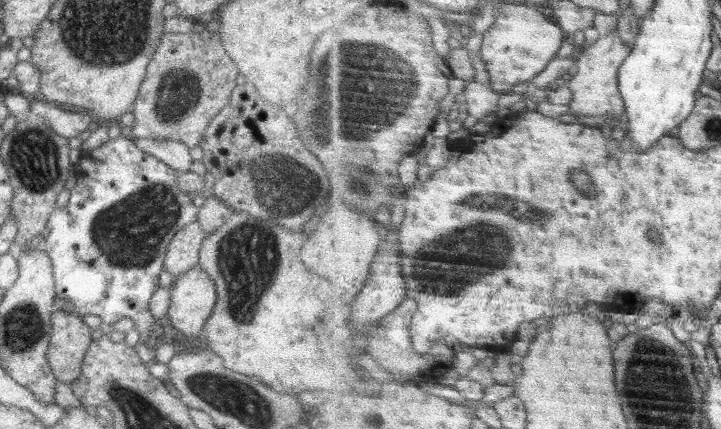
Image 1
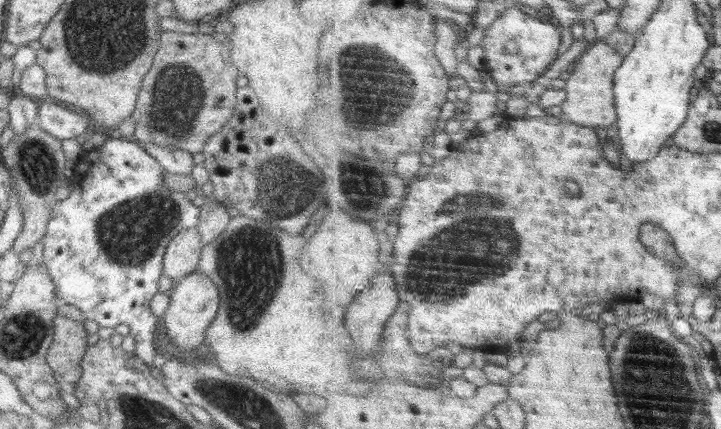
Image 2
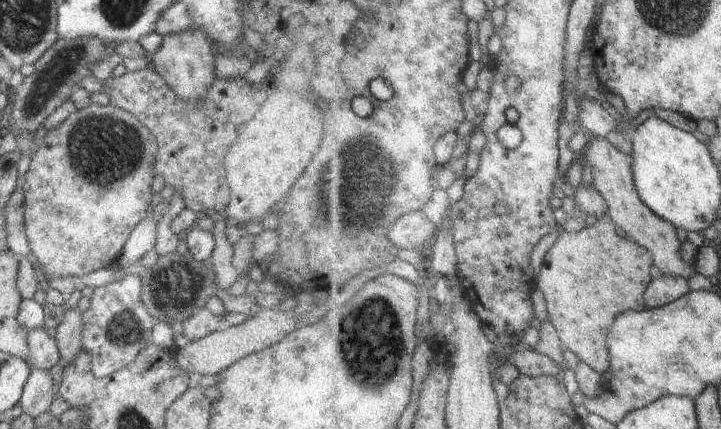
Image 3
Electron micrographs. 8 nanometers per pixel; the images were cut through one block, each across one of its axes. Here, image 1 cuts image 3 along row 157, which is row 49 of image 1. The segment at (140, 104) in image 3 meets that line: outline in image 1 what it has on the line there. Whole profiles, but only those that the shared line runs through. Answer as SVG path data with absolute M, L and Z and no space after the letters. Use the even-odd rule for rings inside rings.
M218 32L163 33L131 109L134 121L128 135L178 140L189 149L196 148L210 120L228 104L238 74Z

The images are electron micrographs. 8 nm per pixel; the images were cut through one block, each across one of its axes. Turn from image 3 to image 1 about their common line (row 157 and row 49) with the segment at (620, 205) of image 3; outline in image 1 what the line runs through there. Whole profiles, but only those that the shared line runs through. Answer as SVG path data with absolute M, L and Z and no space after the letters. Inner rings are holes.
M614 30L610 34L601 35L600 38L592 45L583 48L583 54L579 58L577 73L569 85L574 90L574 99L570 104L570 112L577 118L584 116L595 116L604 118L602 114L620 115L626 112L626 100L620 92L620 69L622 65L631 56L634 46L626 44L620 38L620 30Z

